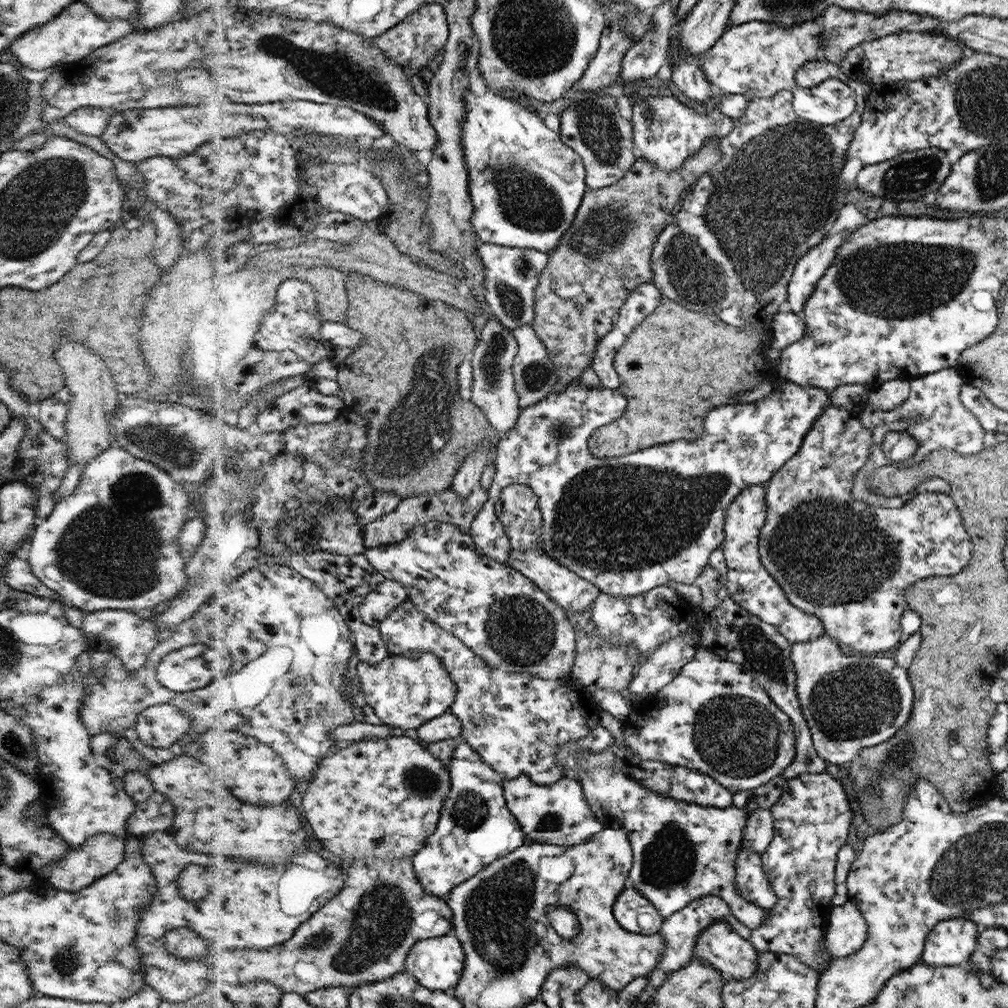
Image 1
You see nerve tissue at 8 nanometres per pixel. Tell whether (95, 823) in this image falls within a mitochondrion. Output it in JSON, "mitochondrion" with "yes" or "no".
{"mitochondrion":"no"}

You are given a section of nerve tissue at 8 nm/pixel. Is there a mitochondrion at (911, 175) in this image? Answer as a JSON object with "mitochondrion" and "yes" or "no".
{"mitochondrion":"yes"}

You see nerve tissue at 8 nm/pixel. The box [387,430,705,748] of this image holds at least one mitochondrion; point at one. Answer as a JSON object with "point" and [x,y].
{"point":[519,629]}

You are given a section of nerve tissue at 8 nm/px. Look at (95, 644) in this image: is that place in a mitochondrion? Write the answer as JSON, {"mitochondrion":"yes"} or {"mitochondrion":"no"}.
{"mitochondrion":"no"}

